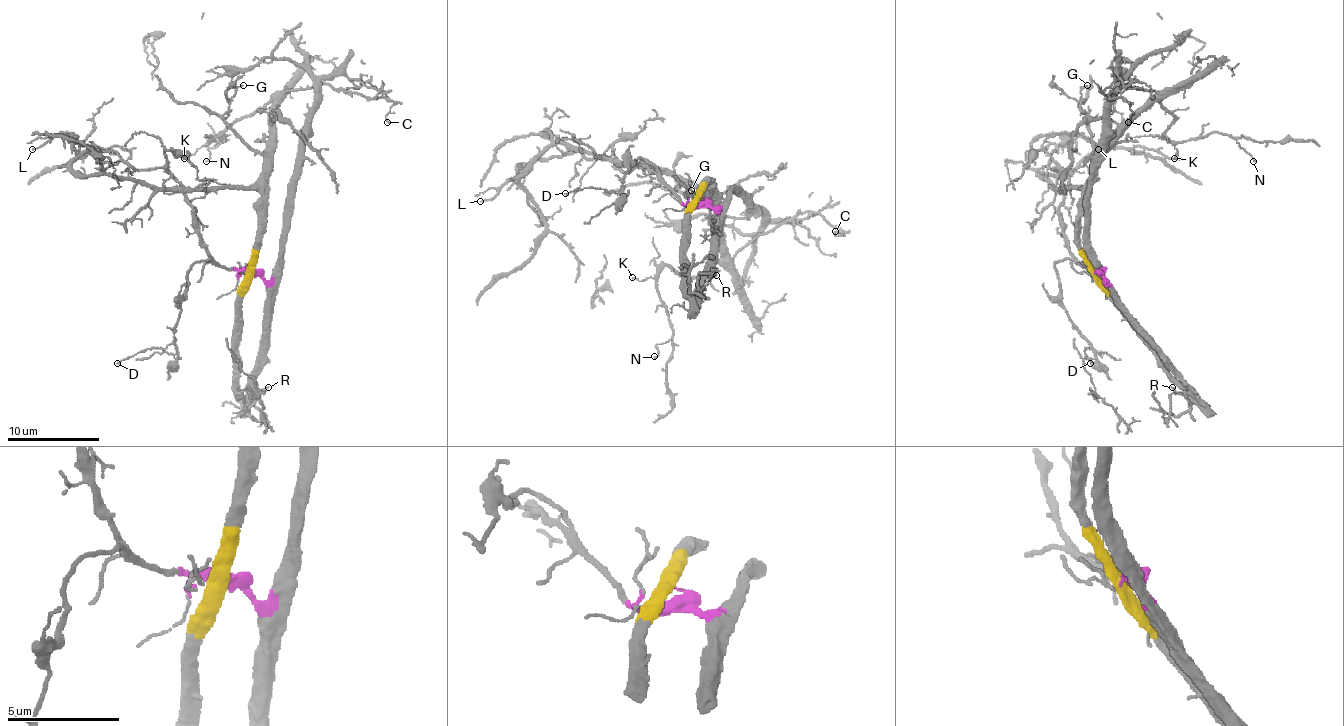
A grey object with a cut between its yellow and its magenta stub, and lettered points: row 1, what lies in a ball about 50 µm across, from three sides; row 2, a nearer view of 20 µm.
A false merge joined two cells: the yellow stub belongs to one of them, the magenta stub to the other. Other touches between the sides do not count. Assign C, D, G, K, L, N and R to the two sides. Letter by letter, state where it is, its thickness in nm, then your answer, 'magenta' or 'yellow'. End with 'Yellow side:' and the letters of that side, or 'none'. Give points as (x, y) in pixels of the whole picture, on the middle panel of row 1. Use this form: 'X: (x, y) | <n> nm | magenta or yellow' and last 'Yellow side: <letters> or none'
C: (835, 231) | 120 nm | yellow
D: (565, 193) | 120 nm | magenta
G: (691, 190) | 110 nm | yellow
K: (632, 277) | 110 nm | yellow
L: (480, 201) | 110 nm | magenta
N: (654, 356) | 100 nm | yellow
R: (716, 275) | 100 nm | magenta
Yellow side: C, G, K, N

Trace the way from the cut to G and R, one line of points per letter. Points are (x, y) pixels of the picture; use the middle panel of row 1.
G: (700, 196), (707, 182), (712, 196), (694, 196), (671, 189), (677, 182), (691, 189)
R: (700, 196), (714, 212), (714, 265), (696, 290), (717, 274)

